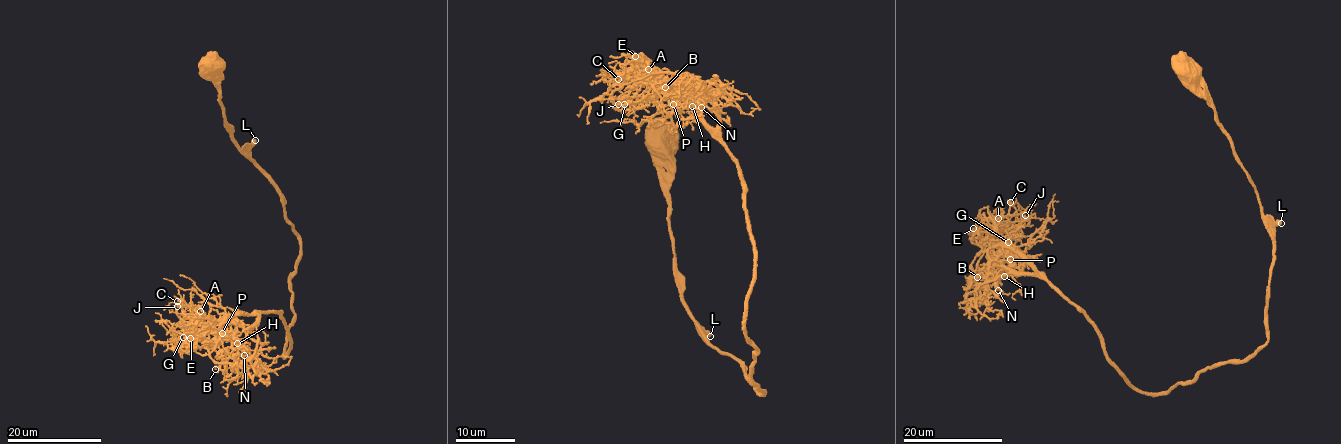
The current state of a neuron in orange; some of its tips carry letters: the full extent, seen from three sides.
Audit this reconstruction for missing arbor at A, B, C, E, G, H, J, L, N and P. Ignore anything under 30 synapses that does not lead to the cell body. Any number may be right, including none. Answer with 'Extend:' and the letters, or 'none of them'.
Extend: none of them

